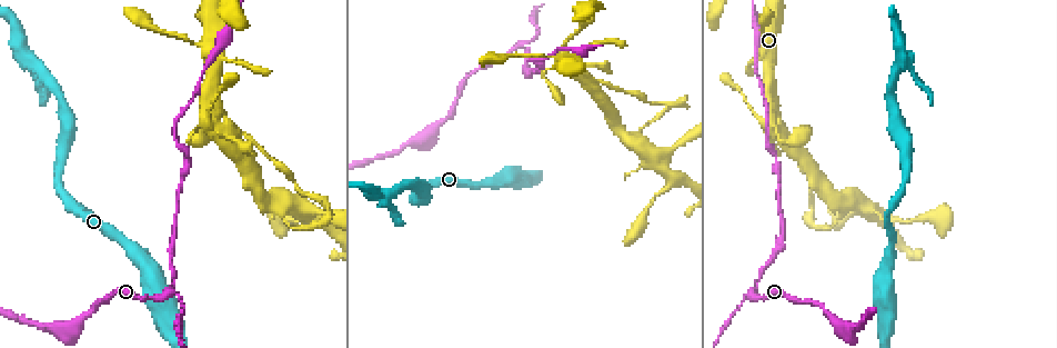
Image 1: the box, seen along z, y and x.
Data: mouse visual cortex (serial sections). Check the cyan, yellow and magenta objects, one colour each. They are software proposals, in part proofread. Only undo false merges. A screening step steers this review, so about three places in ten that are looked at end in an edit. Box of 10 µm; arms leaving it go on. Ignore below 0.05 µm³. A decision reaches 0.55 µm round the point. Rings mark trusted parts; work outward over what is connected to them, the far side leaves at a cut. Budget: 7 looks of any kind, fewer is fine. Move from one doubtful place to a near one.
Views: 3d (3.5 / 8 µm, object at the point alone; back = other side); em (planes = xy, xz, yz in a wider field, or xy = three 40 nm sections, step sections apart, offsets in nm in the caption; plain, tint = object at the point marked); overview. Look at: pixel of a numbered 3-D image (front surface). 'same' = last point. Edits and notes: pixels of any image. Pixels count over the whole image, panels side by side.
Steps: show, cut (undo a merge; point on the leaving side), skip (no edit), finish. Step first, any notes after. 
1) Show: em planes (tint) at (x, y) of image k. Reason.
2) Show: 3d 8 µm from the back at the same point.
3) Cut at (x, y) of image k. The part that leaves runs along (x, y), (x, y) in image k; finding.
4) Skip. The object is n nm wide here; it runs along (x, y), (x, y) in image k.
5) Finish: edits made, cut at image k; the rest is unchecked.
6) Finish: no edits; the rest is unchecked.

Show: 3d 3.5 µm at (753, 295) of image 1. Narrows sharply.

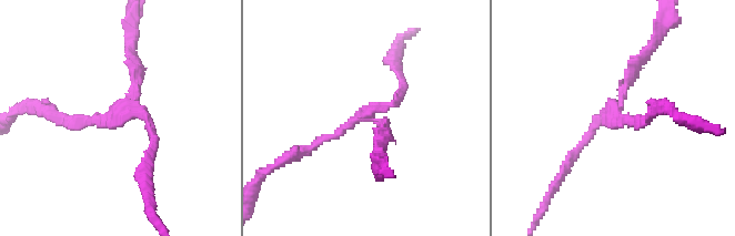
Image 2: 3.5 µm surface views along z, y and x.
Show: em xy step 2 (tint) at (616, 112) of image 2.

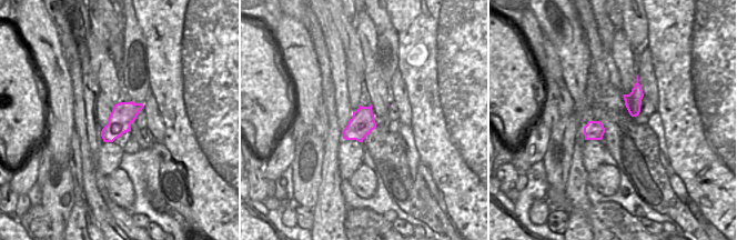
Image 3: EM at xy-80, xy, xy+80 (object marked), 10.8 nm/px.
Show: em xy step 1 (tint) at the same point.

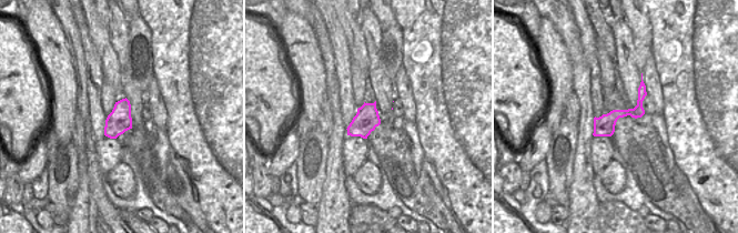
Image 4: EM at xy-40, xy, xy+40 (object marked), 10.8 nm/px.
Cut at (132, 70) of image 2. A second cell is stuck on.

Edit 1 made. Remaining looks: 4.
Show: overview. Redraw.

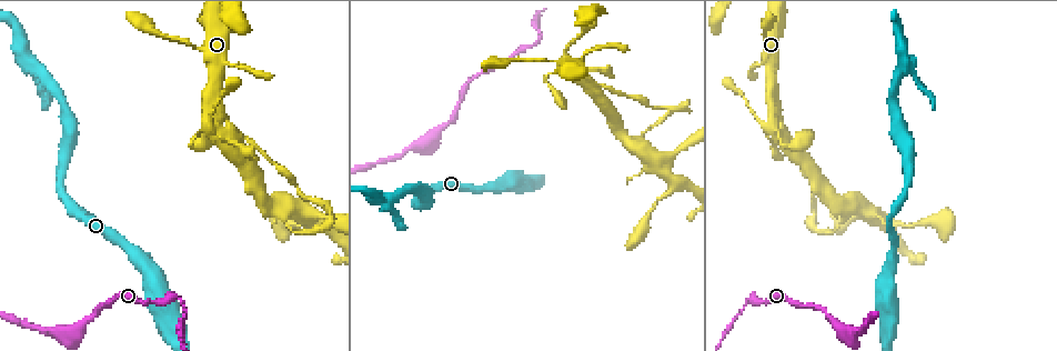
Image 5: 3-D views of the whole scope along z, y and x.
Show: 3d 3.5 µm at (774, 129) of image 5. Small branch off a trunk.

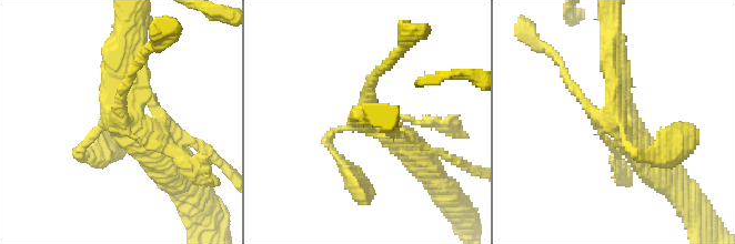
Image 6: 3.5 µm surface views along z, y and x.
Skip. It runs along (122, 46), (116, 120), (167, 161) in image 6; one cell here.

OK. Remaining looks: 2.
Show: 3d 3.5 µm at (904, 66) of image 5.

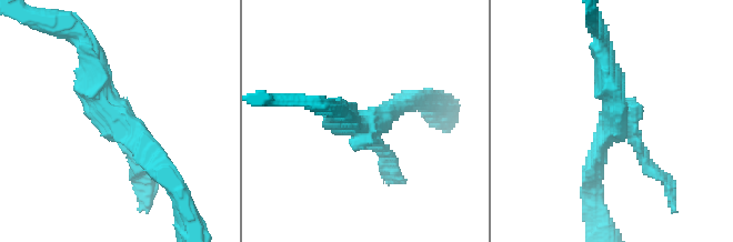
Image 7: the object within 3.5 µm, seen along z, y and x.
Show: em xy step 3 (tint) at (375, 127) of image 7.

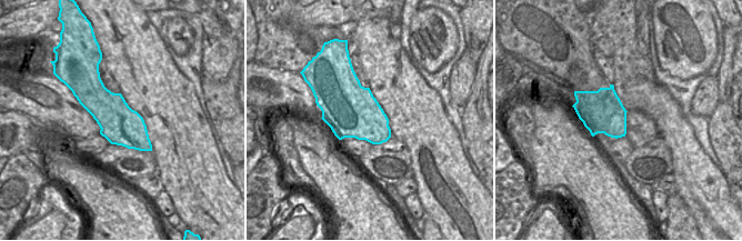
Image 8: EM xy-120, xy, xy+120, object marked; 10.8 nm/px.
Cut at (136, 172) of image 7. The object is 600 nm wide here; a second cell is stuck on.

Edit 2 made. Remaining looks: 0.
Finish: edits made, cut at image 2, cut at image 7; the rest is unchecked.

